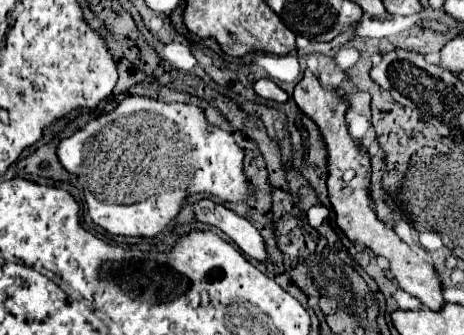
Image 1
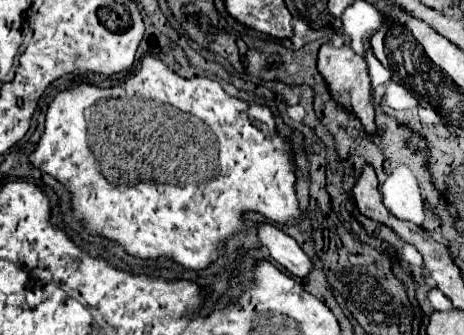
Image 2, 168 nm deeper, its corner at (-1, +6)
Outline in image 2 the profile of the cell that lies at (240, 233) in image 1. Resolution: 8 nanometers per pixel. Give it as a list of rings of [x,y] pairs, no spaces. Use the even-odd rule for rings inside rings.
[[[259,224],[257,236],[269,250],[271,258],[275,258],[281,266],[285,266],[293,276],[307,278],[311,274],[313,260],[299,248],[299,244],[289,234],[271,224]]]

